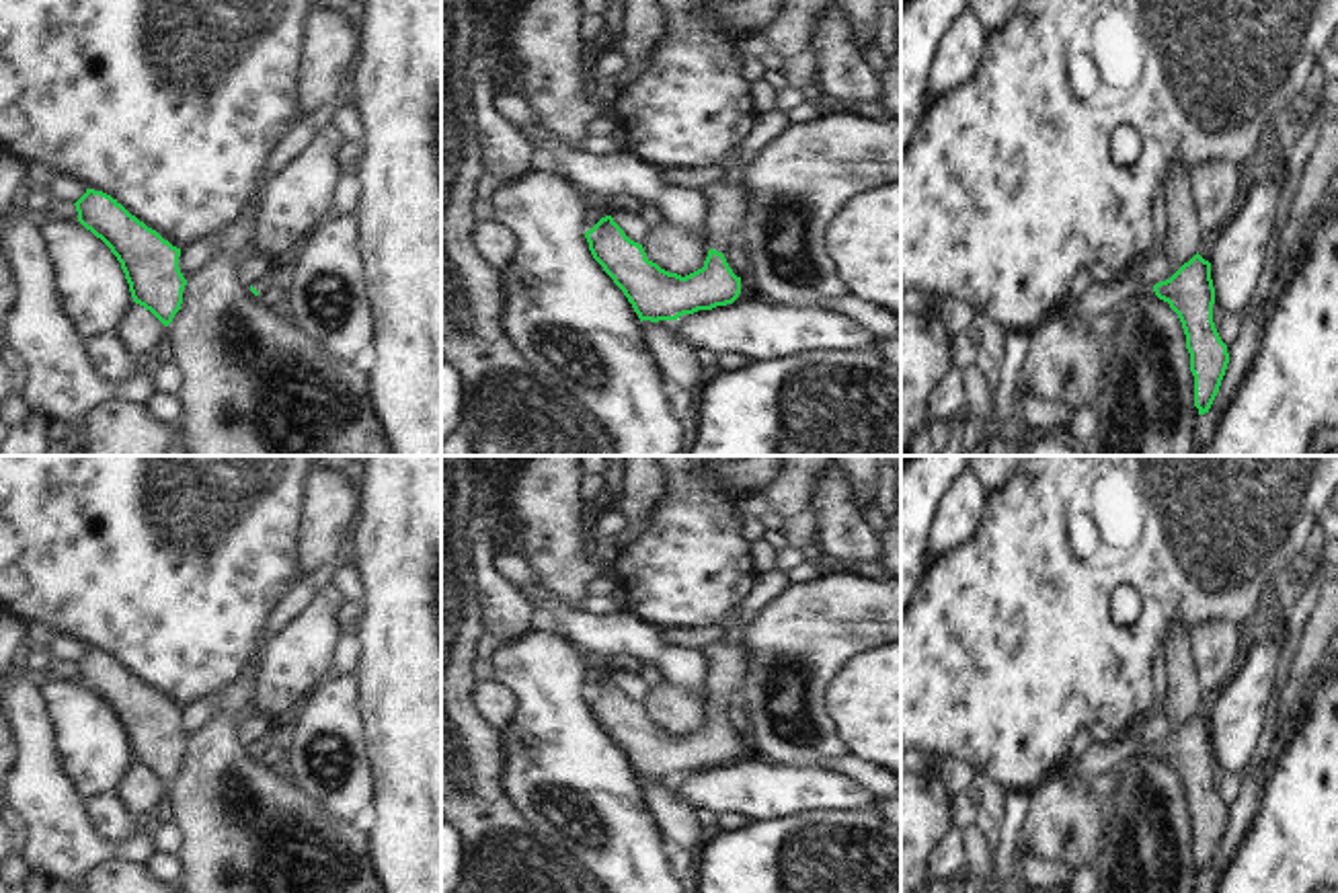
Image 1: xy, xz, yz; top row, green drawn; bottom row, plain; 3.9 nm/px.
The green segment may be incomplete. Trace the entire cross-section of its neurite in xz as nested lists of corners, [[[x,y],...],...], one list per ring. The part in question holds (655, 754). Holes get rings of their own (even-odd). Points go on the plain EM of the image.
[[[708,645],[702,651],[708,665],[704,727],[681,737],[646,719],[642,704],[630,700],[612,675],[585,692],[593,719],[624,751],[640,782],[677,780],[683,774],[733,764],[741,753],[741,737],[724,714],[745,706],[741,690],[745,671],[743,645]]]

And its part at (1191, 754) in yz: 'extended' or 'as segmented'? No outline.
extended

